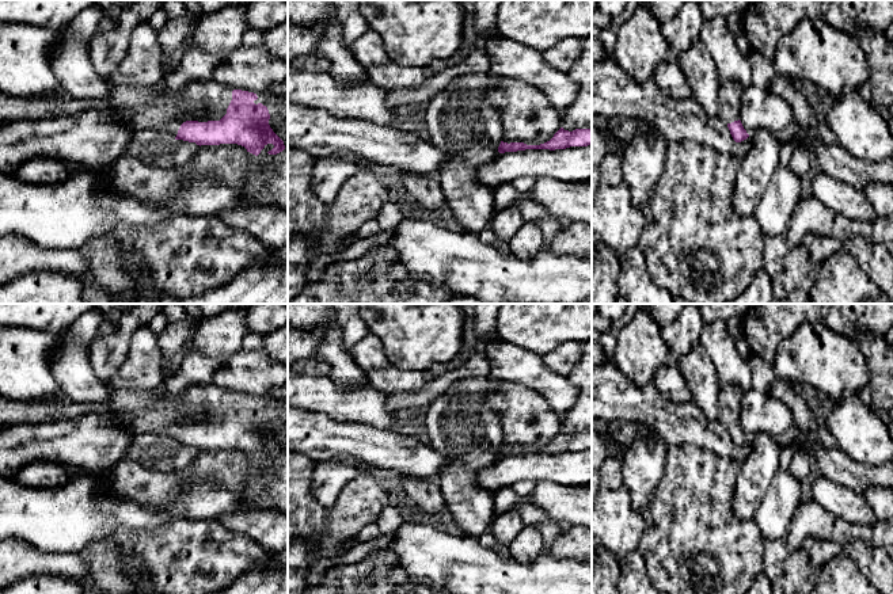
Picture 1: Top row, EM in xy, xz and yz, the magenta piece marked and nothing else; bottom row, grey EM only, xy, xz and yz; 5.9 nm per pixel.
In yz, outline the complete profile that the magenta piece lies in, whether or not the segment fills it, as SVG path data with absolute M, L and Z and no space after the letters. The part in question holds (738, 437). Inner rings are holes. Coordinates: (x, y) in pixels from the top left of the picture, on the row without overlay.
M722 385L719 389L719 419L729 431L736 446L749 441L740 424L740 410L744 392L736 385Z

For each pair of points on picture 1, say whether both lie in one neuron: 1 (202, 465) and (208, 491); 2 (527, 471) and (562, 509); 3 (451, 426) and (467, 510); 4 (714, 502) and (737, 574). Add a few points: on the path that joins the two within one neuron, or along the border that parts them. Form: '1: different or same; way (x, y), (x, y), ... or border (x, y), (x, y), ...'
1: different; border (182, 471), (236, 487)
2: different; border (538, 480), (551, 480), (569, 487)
3: same; way (474, 442), (478, 459), (467, 469), (467, 487)
4: same; way (714, 520), (714, 528), (736, 549), (736, 556)

